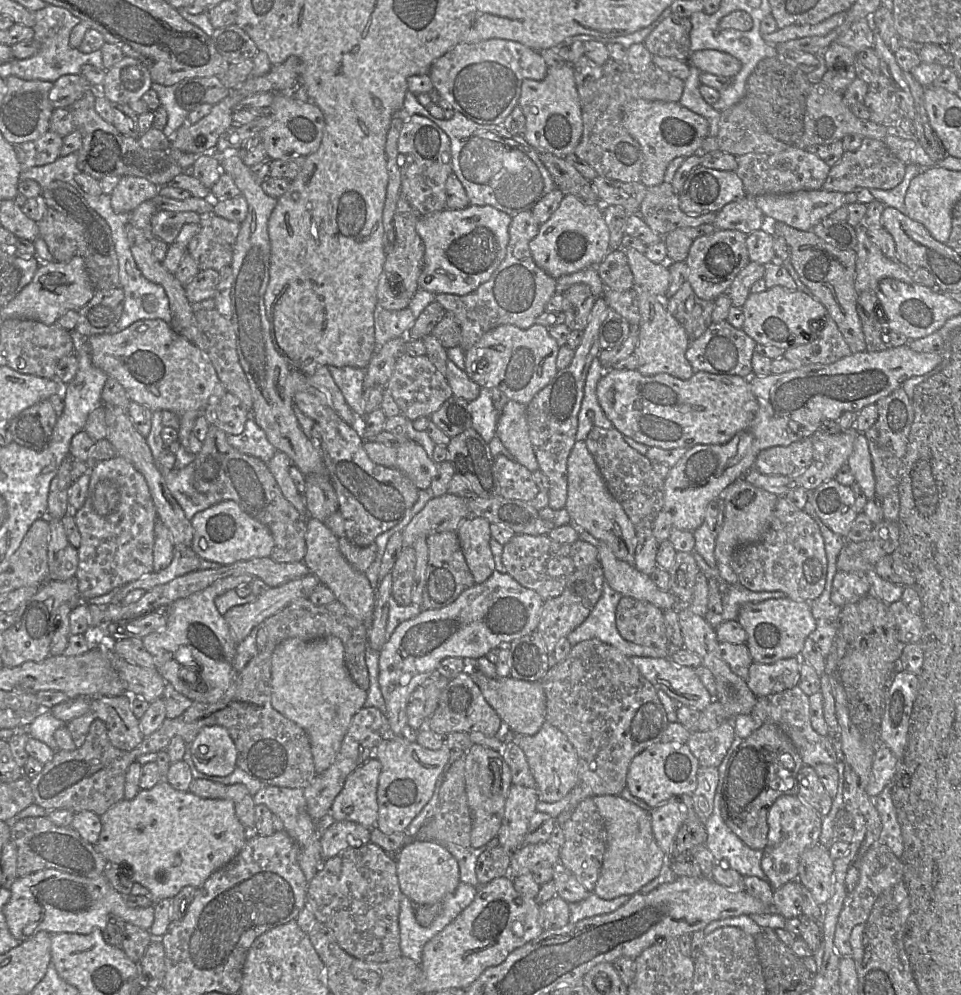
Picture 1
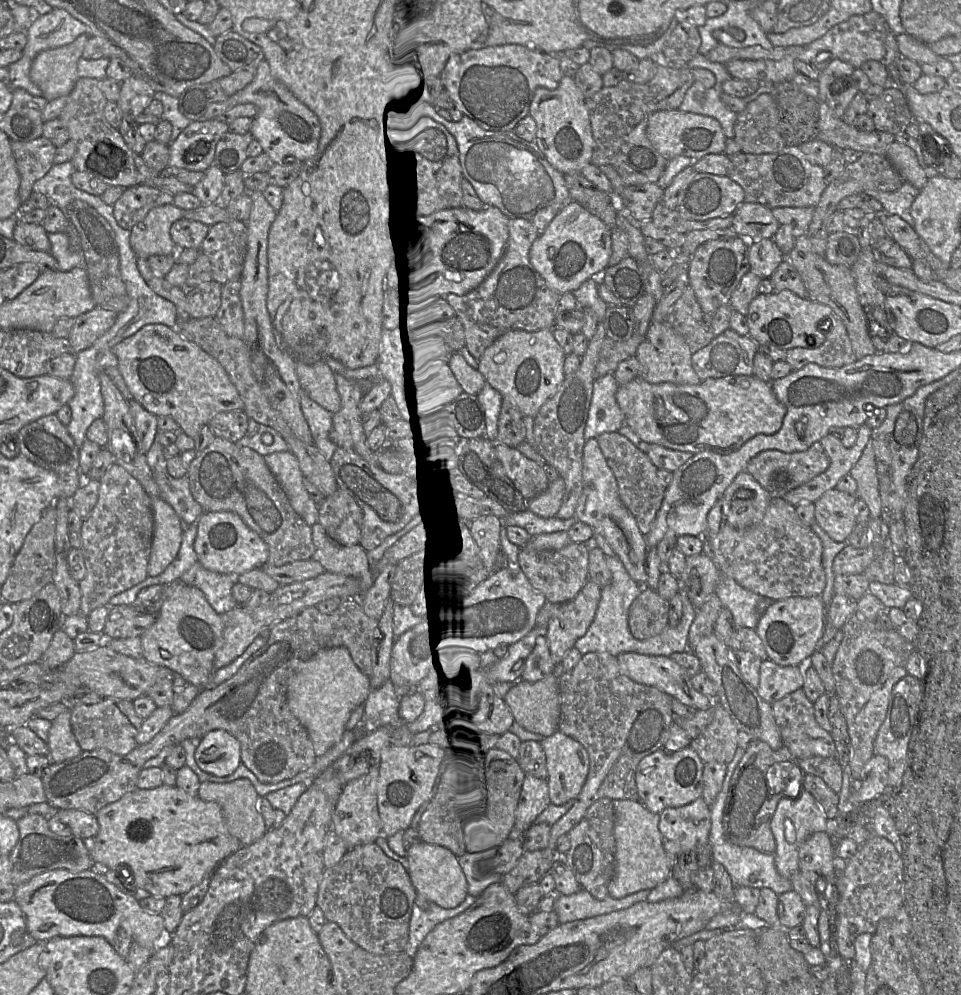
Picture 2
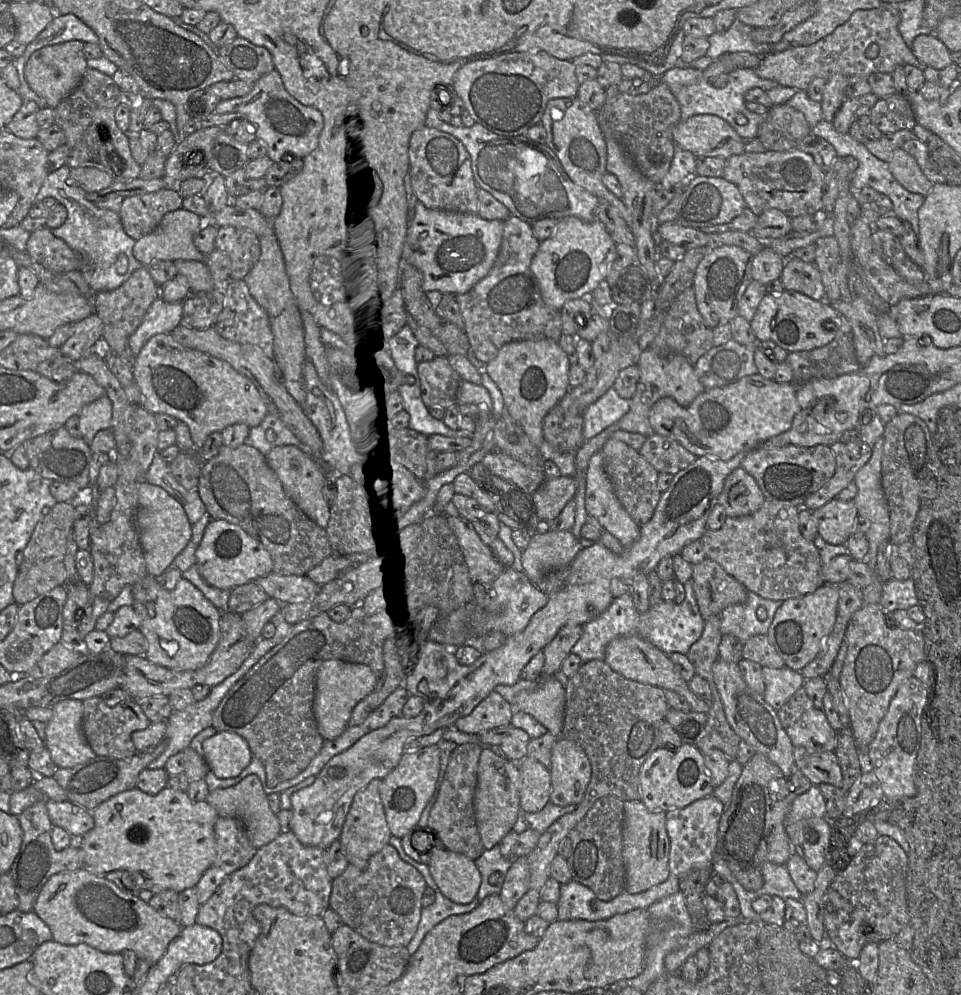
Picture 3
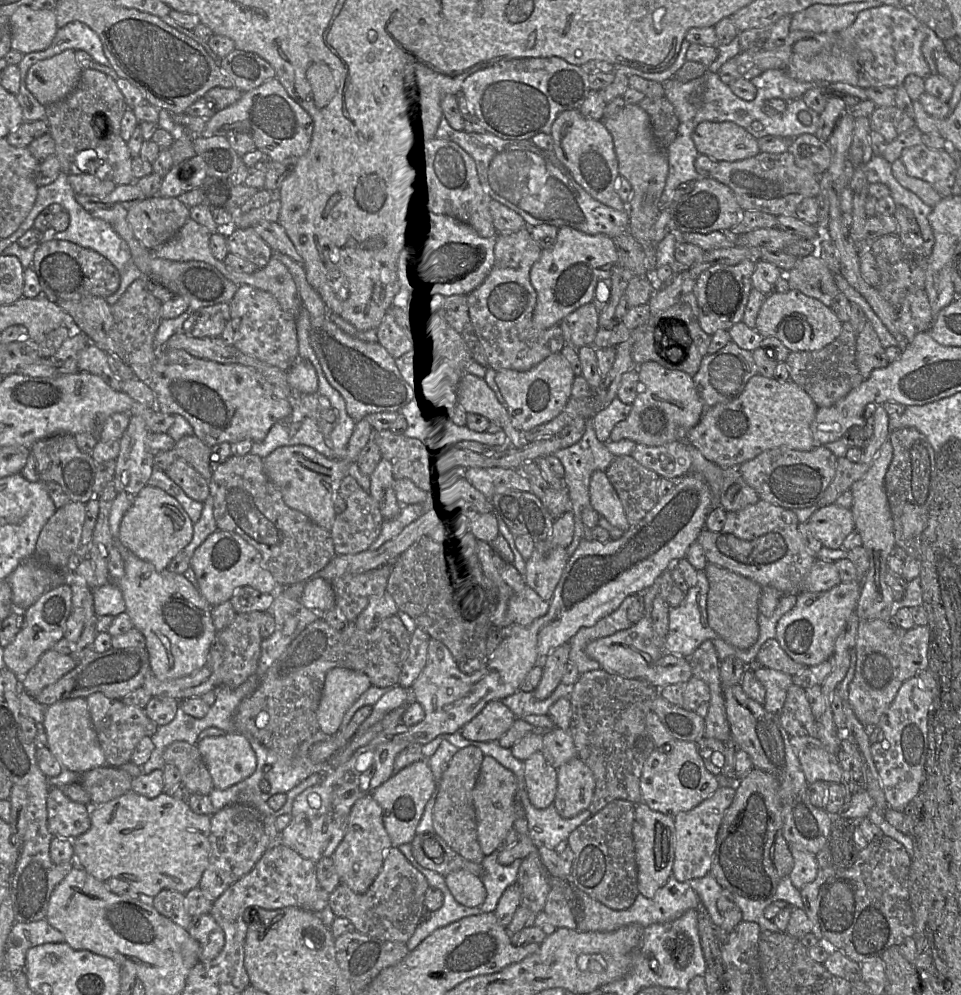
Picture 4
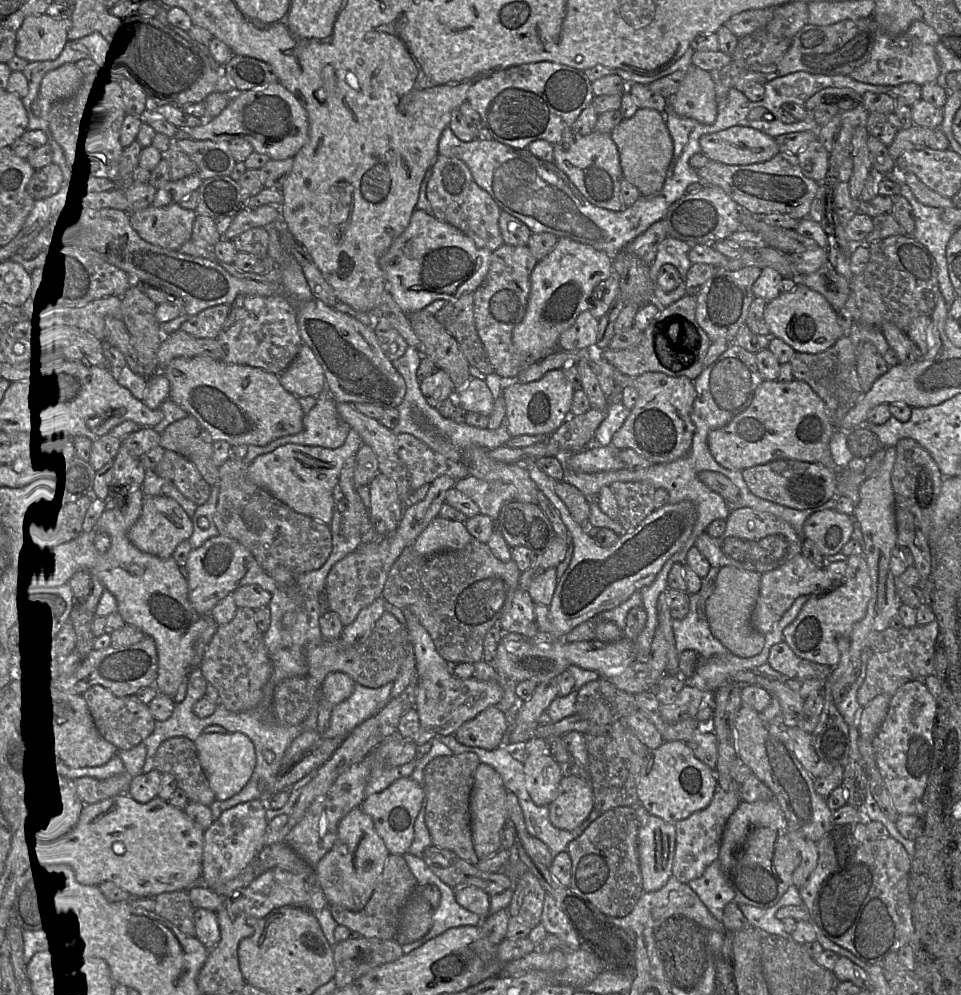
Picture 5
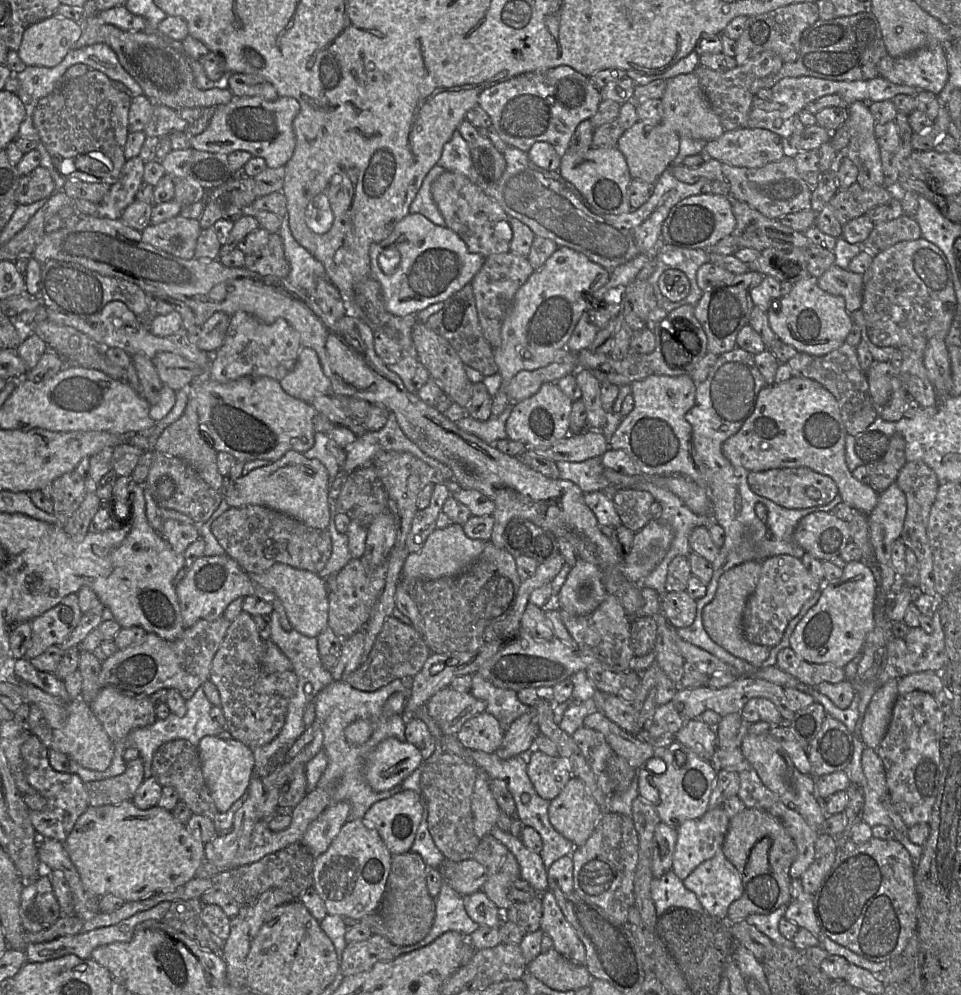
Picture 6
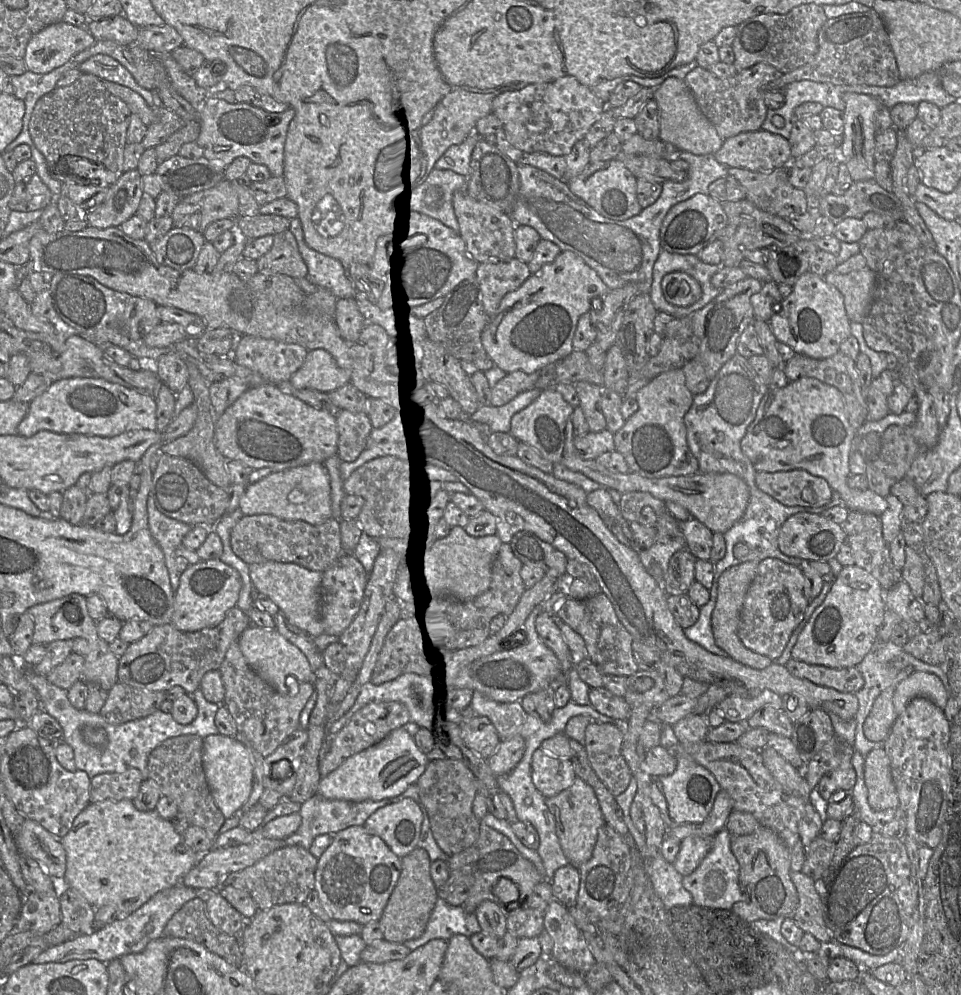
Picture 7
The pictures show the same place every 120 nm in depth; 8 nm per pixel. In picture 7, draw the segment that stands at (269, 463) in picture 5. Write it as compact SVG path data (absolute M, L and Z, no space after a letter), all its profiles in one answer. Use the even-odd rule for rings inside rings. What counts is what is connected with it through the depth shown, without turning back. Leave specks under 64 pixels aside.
M322 463L272 471L263 479L249 483L240 498L239 508L244 515L272 515L285 521L322 524L331 518L329 476Z

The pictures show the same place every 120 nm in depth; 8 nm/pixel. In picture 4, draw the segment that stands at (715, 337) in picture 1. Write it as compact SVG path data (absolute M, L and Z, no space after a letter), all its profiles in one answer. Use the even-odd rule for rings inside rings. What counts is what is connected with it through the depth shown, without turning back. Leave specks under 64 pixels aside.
M731 340L717 352L705 355L699 370L692 377L705 411L706 408L729 403L736 399L744 390L749 379L756 374L758 374L758 367L752 351L740 348Z

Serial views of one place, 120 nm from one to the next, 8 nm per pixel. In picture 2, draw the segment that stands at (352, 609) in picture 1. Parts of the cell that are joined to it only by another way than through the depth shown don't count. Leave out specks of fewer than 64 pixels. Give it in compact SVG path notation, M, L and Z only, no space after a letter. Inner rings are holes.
M319 522L312 525L311 529L312 541L315 546L315 553L312 559L318 561L327 572L351 576L358 579L361 583L361 593L356 598L359 599L359 597L372 586L374 580L373 567L370 567L368 563L367 551L359 544L352 546L342 546L338 544L327 535L325 529Z

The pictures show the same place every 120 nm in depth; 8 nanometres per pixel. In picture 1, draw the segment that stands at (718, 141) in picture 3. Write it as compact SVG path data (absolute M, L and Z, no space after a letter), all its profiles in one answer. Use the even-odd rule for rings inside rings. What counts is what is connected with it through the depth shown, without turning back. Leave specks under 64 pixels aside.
M632 100L625 106L623 125L642 149L644 164L640 182L647 187L664 182L667 168L675 158L701 153L702 144L709 136L707 119L679 102Z

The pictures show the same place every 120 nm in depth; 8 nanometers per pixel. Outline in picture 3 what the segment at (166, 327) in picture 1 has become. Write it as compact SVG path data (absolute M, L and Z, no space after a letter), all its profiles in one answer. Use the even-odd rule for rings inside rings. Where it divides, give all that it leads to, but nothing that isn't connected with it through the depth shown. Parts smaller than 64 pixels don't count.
M171 333L152 336L131 367L142 393L141 405L153 414L168 414L187 424L197 449L211 433L238 423L258 426L269 412L269 400L247 376L222 359L183 346Z

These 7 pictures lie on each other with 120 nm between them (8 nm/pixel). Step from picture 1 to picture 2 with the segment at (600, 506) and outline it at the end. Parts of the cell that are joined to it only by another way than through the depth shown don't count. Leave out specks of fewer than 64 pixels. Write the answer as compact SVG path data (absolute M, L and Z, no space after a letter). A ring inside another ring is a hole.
M597 439L585 442L582 458L582 493L577 503L574 518L589 525L594 534L601 535L616 555L630 577L640 586L647 586L645 558L648 550L646 536L637 525L634 516L619 498L618 486L612 470L606 463Z

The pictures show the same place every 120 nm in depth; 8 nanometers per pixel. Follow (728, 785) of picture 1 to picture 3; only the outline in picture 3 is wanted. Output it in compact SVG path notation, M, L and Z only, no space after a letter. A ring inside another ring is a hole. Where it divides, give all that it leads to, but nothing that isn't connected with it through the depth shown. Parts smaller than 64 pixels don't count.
M758 752L743 765L733 787L731 801L719 821L715 855L725 861L746 890L757 891L763 886L761 867L764 863L786 865L794 854L786 833L786 816L794 799L806 792L811 785L799 769L786 775L776 764Z

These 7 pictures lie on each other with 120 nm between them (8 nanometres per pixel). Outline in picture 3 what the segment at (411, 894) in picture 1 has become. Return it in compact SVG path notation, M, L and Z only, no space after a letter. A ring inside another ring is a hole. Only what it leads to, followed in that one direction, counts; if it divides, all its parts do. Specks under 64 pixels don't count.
M435 847L427 866L438 889L450 901L469 904L477 897L481 874L473 860L445 847Z

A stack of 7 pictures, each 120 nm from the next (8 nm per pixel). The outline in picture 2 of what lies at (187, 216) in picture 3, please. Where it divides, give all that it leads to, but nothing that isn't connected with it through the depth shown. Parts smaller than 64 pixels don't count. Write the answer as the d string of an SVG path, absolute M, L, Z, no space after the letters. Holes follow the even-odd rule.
M173 203L151 209L145 219L130 230L130 246L136 257L176 256L179 248L171 238L170 229L175 221L183 217L184 210Z

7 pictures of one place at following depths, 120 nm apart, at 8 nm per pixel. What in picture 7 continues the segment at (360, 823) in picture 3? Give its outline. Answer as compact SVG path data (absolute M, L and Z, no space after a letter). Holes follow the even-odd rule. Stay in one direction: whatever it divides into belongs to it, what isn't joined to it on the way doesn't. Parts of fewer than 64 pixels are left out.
M351 826L332 836L331 844L323 852L320 858L317 859L314 890L317 892L318 898L322 906L324 907L324 909L326 910L331 919L339 921L354 921L363 926L369 922L379 921L383 913L383 910L389 900L389 897L397 884L397 881L400 876L400 871L401 871L400 858L398 858L395 854L393 854L390 851L390 849L387 847L387 845L380 837L368 832L364 826Z

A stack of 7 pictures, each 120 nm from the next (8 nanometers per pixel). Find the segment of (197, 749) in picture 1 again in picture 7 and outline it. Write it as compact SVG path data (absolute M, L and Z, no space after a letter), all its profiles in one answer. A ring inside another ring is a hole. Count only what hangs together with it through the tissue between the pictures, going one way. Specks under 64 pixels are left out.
M209 735L203 739L202 764L215 804L226 819L232 817L252 790L253 765L248 750L234 737Z

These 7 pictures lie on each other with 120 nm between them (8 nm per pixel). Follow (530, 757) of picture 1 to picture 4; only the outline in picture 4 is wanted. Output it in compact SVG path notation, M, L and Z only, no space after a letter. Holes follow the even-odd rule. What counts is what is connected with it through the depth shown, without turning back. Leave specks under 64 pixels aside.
M575 757L557 768L557 791L553 805L565 819L587 810L595 789L593 772Z

